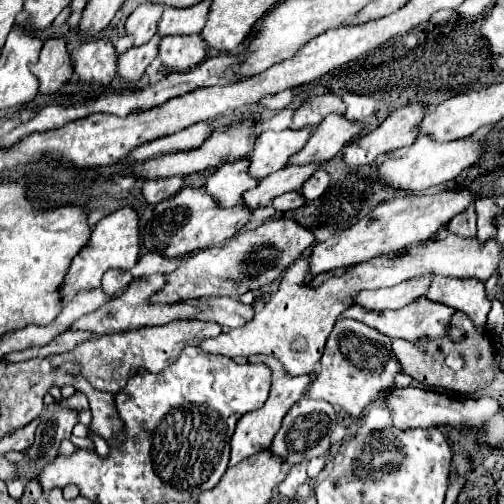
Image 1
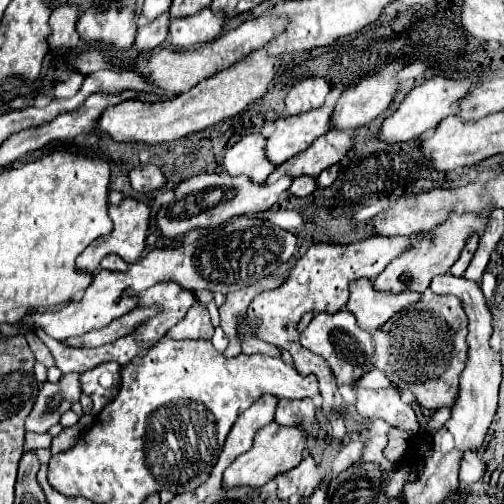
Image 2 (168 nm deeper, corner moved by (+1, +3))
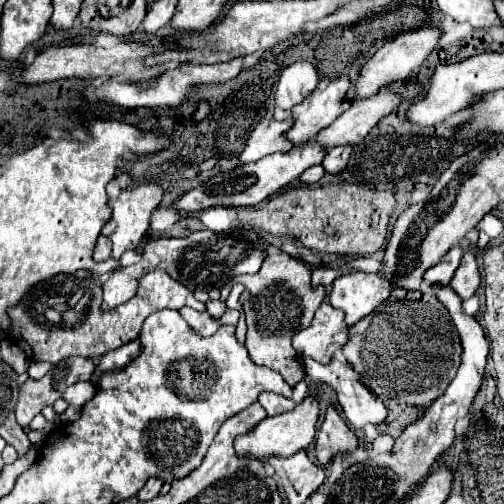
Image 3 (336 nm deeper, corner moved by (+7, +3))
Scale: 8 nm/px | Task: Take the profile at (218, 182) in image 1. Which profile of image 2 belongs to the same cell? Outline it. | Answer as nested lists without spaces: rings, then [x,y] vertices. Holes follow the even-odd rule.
[[[249,134],[241,138],[223,158],[223,170],[231,176],[245,174],[251,180],[267,180],[267,176],[275,170],[275,164],[265,156],[265,136]]]

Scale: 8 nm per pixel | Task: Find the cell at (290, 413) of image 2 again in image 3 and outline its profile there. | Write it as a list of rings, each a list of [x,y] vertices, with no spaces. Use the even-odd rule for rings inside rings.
[[[263,392],[259,396],[259,402],[261,406],[267,410],[269,416],[275,416],[275,414],[283,414],[283,412],[289,412],[295,408],[295,402],[285,398],[285,396],[277,396],[273,392]]]

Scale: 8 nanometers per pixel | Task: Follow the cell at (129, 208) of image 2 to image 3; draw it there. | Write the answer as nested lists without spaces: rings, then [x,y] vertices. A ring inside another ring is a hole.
[[[137,186],[121,192],[119,198],[111,198],[111,220],[103,228],[103,236],[113,242],[113,258],[121,258],[123,252],[135,250],[147,228],[149,216],[159,206],[163,190],[159,186]]]

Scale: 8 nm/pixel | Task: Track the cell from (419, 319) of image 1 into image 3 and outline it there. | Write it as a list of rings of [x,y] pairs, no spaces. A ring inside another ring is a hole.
[[[353,272],[337,278],[331,288],[331,304],[345,312],[349,326],[369,316],[381,302],[391,296],[393,286],[379,274]]]

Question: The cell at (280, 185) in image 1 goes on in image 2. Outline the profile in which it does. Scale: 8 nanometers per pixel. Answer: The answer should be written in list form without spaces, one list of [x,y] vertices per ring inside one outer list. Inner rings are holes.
[[[329,130],[327,134],[319,136],[305,152],[277,166],[275,172],[267,178],[267,182],[271,184],[281,176],[319,176],[323,168],[337,164],[353,148],[353,136],[355,130]]]

